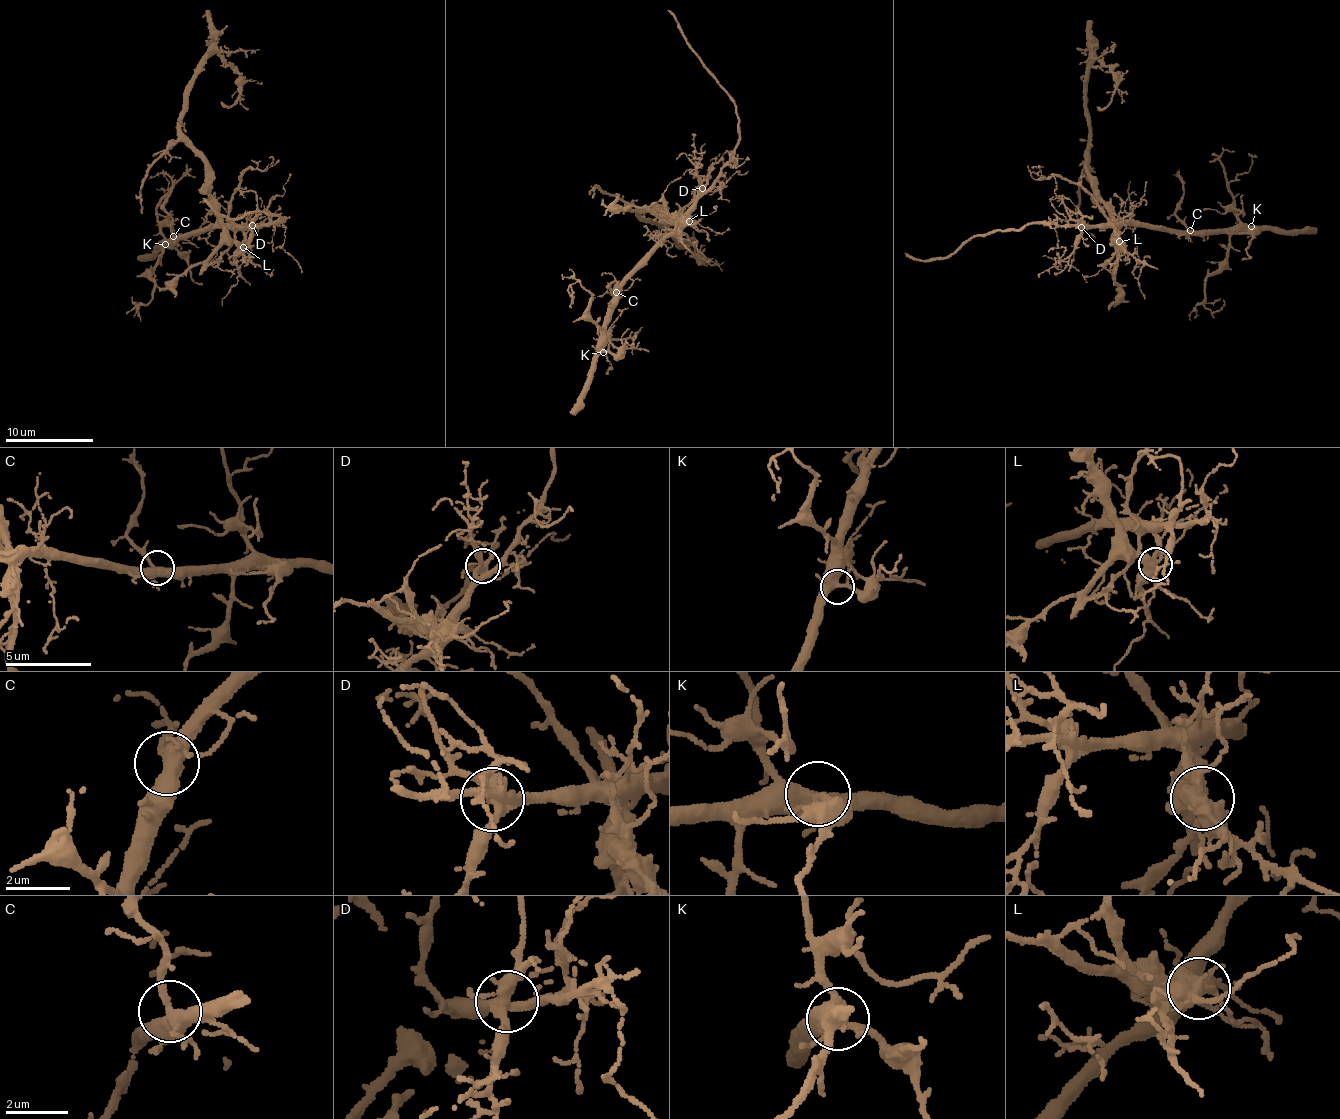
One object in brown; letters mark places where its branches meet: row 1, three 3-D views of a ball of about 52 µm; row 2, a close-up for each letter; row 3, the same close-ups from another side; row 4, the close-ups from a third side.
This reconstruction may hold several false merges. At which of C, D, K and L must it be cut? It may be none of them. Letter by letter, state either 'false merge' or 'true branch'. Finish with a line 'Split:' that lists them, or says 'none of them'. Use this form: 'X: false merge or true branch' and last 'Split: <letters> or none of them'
C: true branch
D: true branch
K: true branch
L: false merge
Split: L

